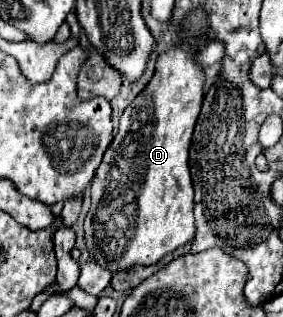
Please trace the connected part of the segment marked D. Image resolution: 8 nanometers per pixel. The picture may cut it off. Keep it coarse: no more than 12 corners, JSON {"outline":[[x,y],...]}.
{"outline":[[158,57],[90,187],[112,273],[194,237],[188,149],[204,71]]}

